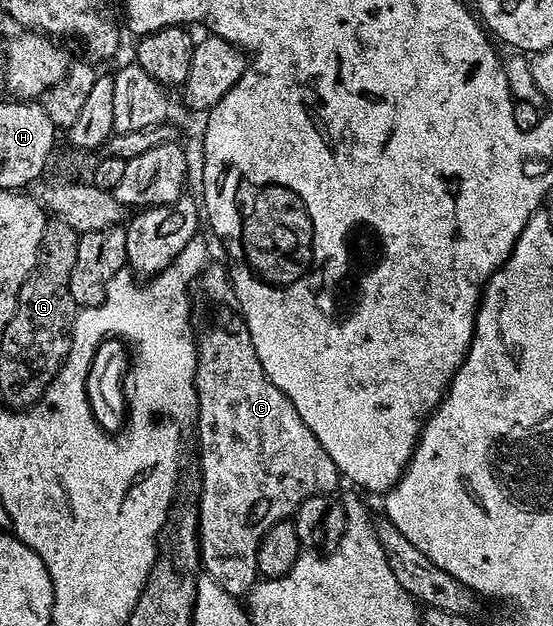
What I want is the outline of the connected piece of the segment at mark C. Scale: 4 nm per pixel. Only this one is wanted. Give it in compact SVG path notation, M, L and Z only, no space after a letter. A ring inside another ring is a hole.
M208 264L195 277L189 297L191 299L189 309L191 323L189 328L195 334L195 351L197 352L195 391L197 392L197 404L199 405L197 427L199 426L200 442L200 490L199 502L197 501L199 511L199 556L206 577L213 579L217 584L221 584L221 588L225 588L225 592L236 596L245 596L260 577L259 569L257 568L257 548L261 544L265 532L269 532L269 528L273 528L273 524L290 519L294 515L295 509L299 507L300 502L304 502L309 496L317 496L318 494L334 495L339 482L341 483L341 475L337 464L333 464L329 452L325 452L325 448L321 448L321 440L317 440L317 436L313 436L313 432L309 432L309 424L305 424L305 420L301 420L297 408L293 408L289 396L285 396L285 392L281 392L281 388L277 388L277 384L273 384L273 380L269 380L269 376L265 376L265 368L261 368L261 360L257 360L257 352L253 348L253 340L249 336L247 321L244 320L243 314L239 310L239 301L235 295L235 289L231 287L228 267L223 264L220 264L220 266Z

